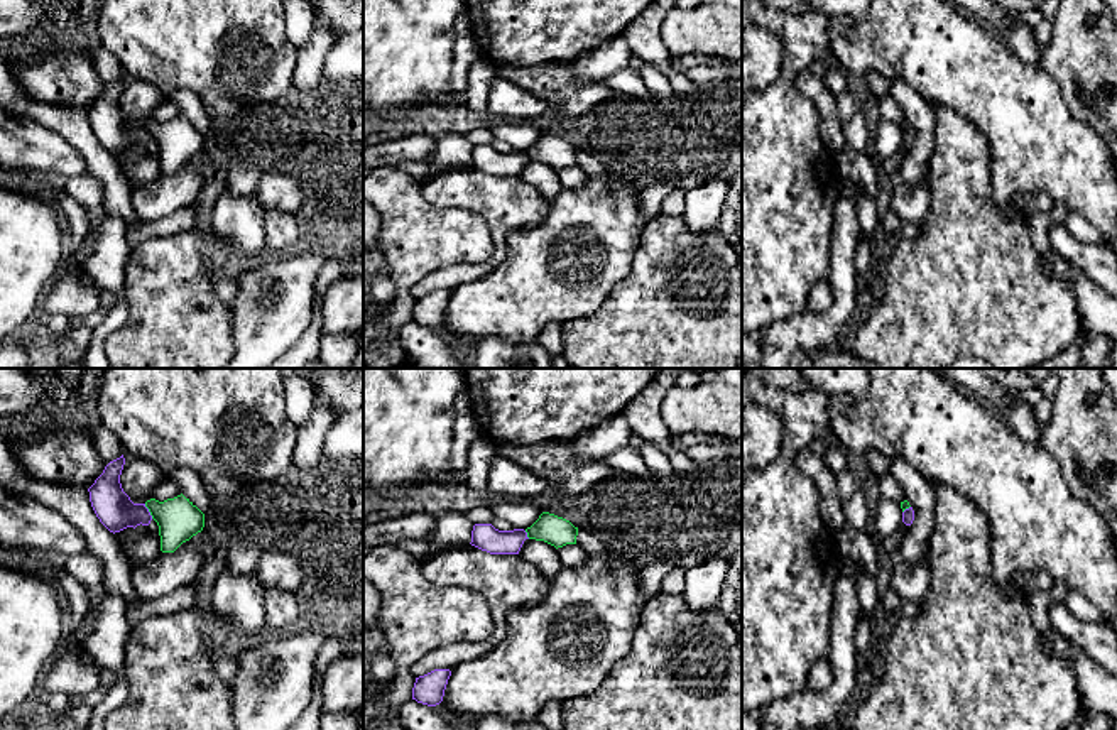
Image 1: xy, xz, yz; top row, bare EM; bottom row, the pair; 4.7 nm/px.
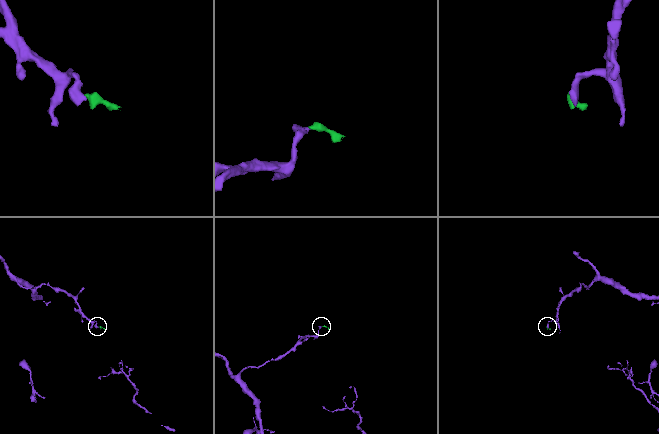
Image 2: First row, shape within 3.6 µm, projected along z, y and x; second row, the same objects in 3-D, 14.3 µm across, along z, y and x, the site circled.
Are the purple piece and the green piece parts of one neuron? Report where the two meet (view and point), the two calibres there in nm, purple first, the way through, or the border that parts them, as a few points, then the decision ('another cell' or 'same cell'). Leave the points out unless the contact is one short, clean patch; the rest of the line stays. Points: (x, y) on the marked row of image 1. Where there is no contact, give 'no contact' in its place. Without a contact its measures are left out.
meets purple in xy at (147, 511); 180 nm thick on the purple side, 200 nm on the other; border along xy (144, 504), (152, 517); another cell

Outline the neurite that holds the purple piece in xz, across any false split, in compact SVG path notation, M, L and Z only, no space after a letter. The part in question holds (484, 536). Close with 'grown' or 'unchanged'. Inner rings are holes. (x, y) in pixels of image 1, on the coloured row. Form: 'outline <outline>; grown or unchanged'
outline M475 524L470 544L490 554L519 554L526 539L524 529L499 531L492 524Z; unchanged

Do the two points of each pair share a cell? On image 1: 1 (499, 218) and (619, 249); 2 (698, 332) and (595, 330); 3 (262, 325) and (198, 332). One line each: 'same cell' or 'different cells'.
1: different cells
2: same cell
3: different cells

